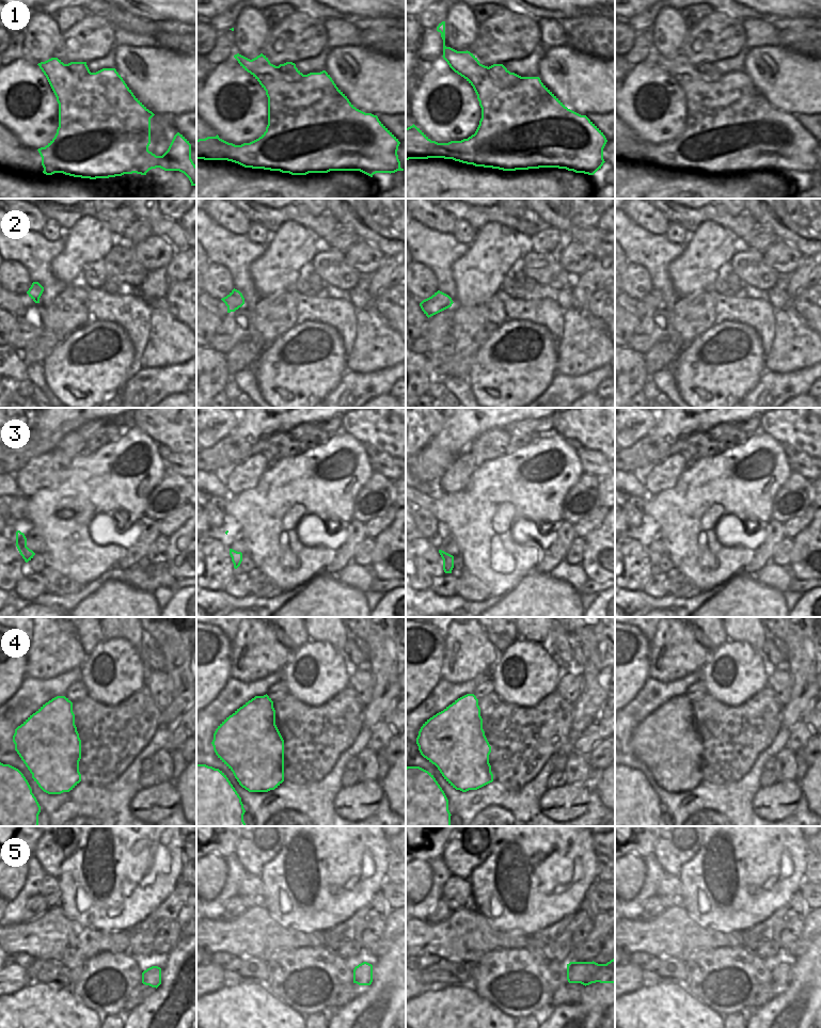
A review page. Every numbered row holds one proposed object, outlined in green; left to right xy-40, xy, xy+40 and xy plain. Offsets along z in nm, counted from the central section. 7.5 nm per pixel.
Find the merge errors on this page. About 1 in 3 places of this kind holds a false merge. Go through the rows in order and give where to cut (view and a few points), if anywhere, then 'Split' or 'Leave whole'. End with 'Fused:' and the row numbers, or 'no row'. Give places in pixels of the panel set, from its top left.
1: Split along xy+40 (488, 67), (492, 79), (502, 88), (511, 88), (522, 79). Split
2: No split. Leave whole
3: No split. Leave whole
4: No split. Leave whole
5: No split. Leave whole
Fused: 1.

